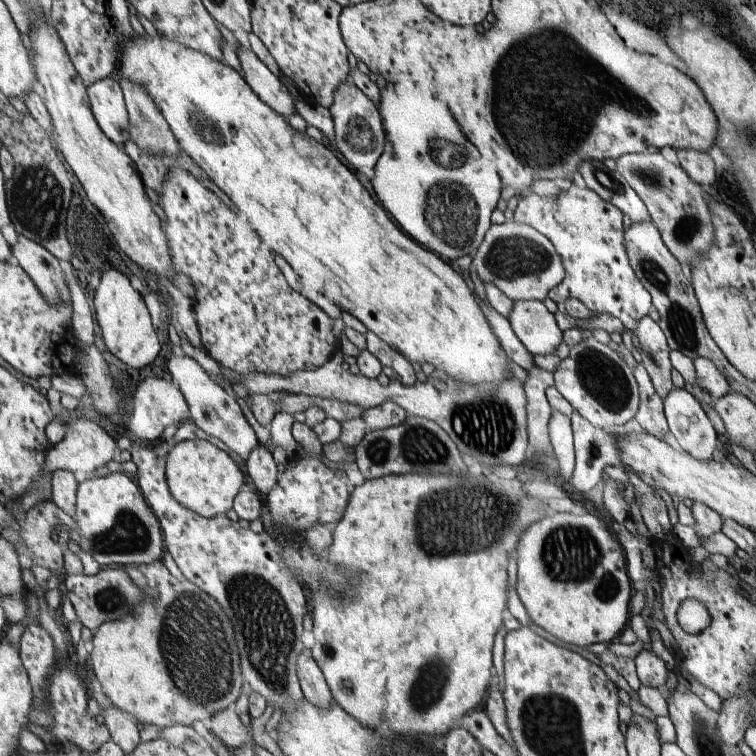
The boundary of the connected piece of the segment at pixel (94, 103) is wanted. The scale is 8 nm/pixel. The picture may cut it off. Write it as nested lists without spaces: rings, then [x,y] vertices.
[[[102,78],[87,86],[91,108],[100,128],[116,144],[124,144],[131,138],[130,117],[124,100],[122,86],[116,80]]]

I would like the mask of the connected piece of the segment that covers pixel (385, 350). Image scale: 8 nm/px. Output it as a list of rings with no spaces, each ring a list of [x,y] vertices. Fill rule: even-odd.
[[[368,331],[365,336],[367,344],[365,349],[378,357],[384,366],[392,368],[400,376],[404,385],[412,385],[416,382],[415,368],[412,367],[412,363],[406,356],[400,354],[390,344],[386,344],[382,338],[378,338],[372,331]]]

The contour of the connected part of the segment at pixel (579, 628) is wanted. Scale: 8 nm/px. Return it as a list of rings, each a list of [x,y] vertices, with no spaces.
[[[555,513],[544,517],[540,522],[535,522],[528,528],[528,532],[524,532],[524,540],[520,540],[520,544],[516,546],[518,552],[517,559],[517,580],[516,588],[518,596],[526,608],[530,620],[544,628],[548,634],[556,636],[558,640],[566,642],[566,644],[577,644],[578,646],[587,647],[589,644],[596,644],[597,642],[615,642],[619,635],[628,627],[630,619],[630,599],[633,583],[628,576],[627,561],[625,559],[625,551],[623,550],[617,536],[606,526],[605,522],[600,520],[597,516],[590,513],[578,516],[570,513]]]

